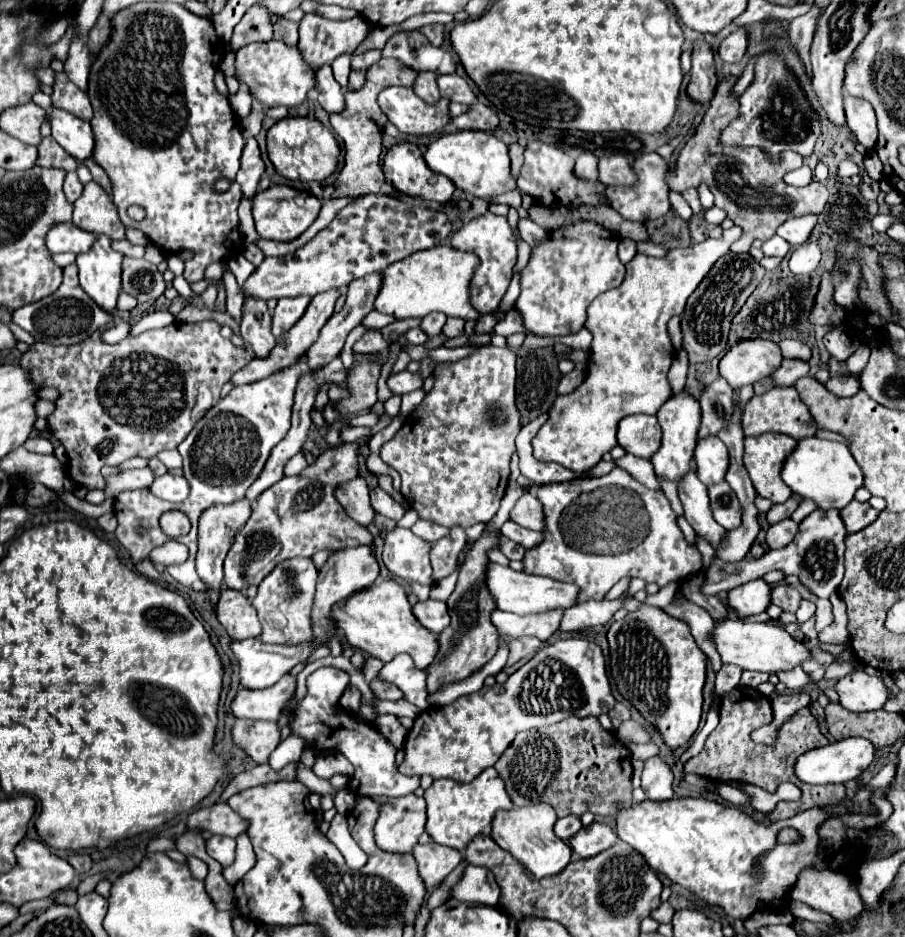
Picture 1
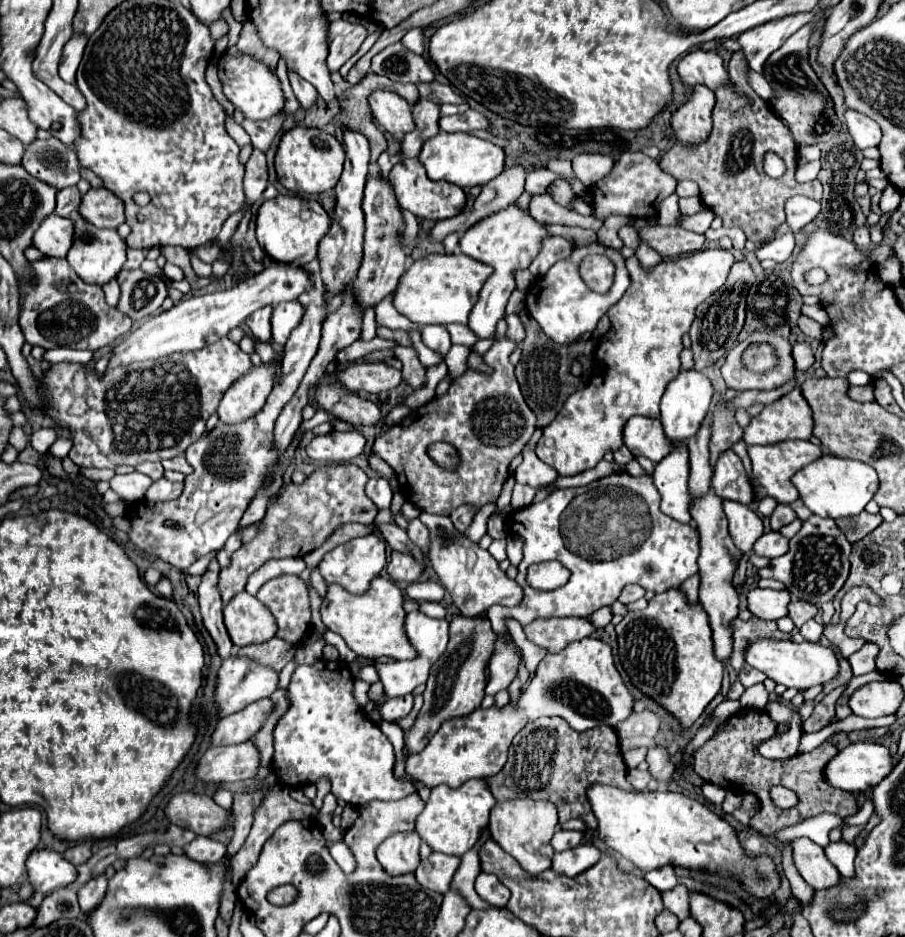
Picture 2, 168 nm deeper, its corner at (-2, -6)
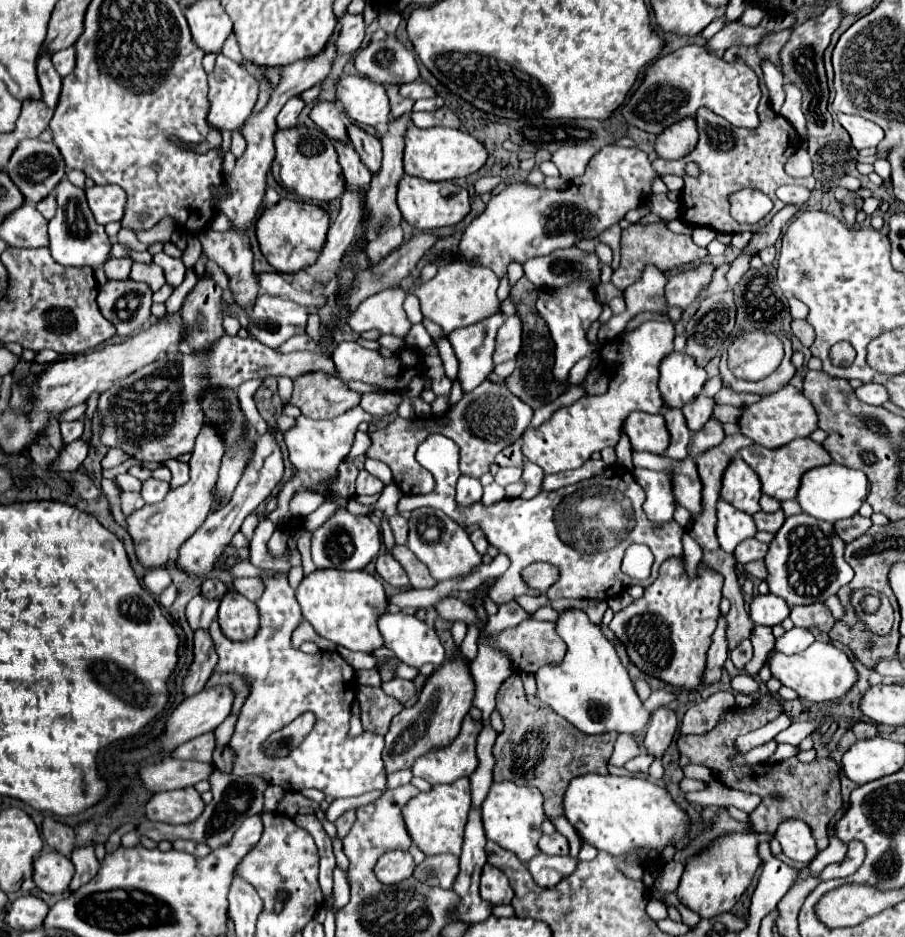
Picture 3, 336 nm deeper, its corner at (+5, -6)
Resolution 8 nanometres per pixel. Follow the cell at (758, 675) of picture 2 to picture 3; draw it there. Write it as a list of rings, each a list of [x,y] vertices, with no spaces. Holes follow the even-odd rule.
[[[743,641],[737,649],[733,649],[731,653],[729,653],[729,657],[731,657],[731,661],[733,661],[733,665],[741,671],[741,669],[745,669],[745,665],[751,661],[751,657],[753,657],[753,649],[751,649],[751,641]]]

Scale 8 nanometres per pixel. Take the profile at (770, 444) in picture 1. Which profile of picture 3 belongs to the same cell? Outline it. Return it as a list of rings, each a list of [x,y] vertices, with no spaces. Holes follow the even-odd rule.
[[[795,439],[783,447],[777,449],[767,449],[767,447],[759,447],[759,445],[751,445],[747,449],[741,449],[737,453],[761,479],[761,491],[777,501],[787,501],[787,499],[795,499],[797,489],[799,489],[799,481],[801,475],[813,467],[819,465],[827,465],[831,463],[829,453],[815,441],[811,439]]]

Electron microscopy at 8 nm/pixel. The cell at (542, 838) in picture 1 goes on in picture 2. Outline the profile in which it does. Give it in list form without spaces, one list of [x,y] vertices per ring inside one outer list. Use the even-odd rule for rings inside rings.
[[[510,799],[500,801],[490,811],[490,835],[502,849],[516,857],[516,861],[526,869],[530,875],[538,875],[550,869],[550,861],[554,857],[554,849],[550,845],[552,835],[558,829],[558,815],[556,807],[550,801],[534,801],[534,799]]]

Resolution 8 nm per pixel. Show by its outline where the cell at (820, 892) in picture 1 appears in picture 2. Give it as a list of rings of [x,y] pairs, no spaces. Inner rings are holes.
[[[792,839],[792,857],[796,869],[812,889],[828,889],[832,885],[838,885],[840,873],[834,869],[834,865],[830,865],[824,849],[812,839]]]

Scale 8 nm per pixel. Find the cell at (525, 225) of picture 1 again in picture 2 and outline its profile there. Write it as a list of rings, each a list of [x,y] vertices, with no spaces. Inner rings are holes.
[[[548,237],[542,245],[542,251],[538,253],[538,257],[532,261],[530,265],[530,273],[534,277],[542,277],[546,275],[546,269],[550,269],[556,261],[568,259],[572,253],[572,243],[568,243],[564,237]]]

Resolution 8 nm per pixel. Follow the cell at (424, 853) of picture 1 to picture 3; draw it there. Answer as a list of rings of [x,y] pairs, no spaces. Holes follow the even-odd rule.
[[[435,855],[435,857],[425,857],[423,863],[419,863],[413,871],[413,877],[417,881],[423,881],[431,887],[441,887],[441,889],[451,889],[455,877],[459,873],[459,857],[455,855]]]

